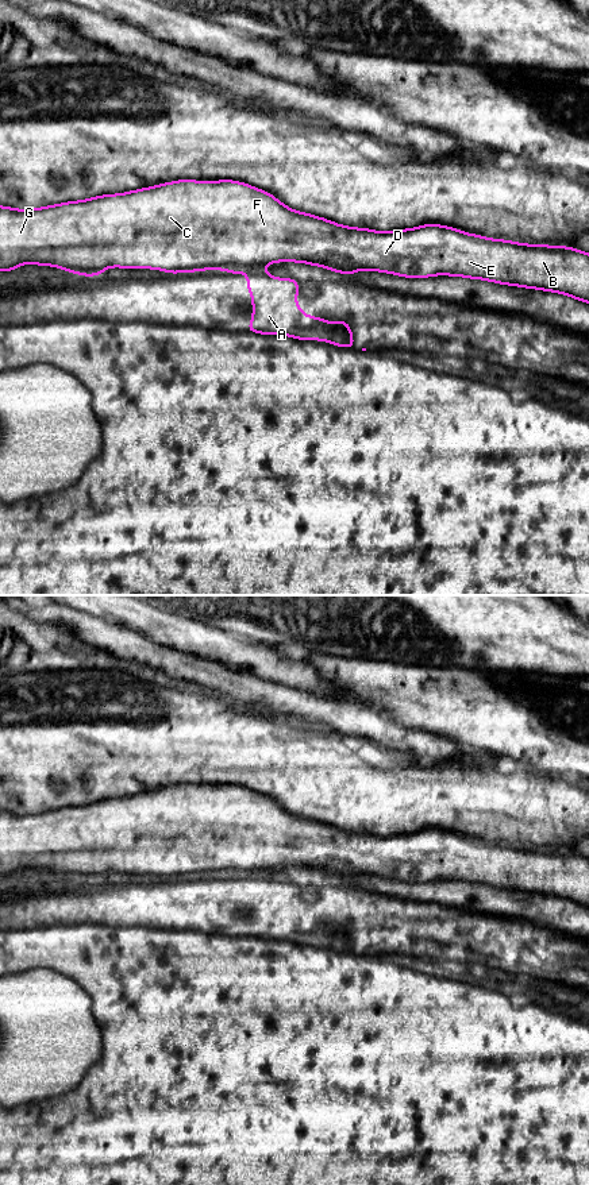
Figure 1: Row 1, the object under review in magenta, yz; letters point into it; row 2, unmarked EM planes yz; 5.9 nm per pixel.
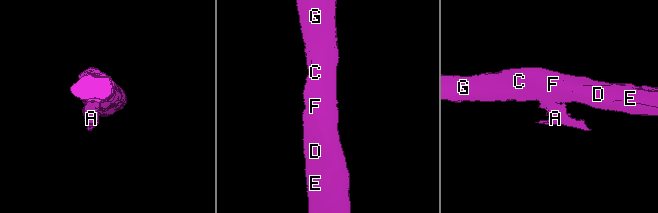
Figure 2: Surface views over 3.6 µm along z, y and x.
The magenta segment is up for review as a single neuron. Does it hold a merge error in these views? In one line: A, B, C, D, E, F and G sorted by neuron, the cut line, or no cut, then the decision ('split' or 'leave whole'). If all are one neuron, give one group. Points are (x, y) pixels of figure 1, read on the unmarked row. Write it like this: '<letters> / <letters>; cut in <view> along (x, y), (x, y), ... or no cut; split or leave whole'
A / B C D E F G; cut in yz along (247, 873), (261, 875); split

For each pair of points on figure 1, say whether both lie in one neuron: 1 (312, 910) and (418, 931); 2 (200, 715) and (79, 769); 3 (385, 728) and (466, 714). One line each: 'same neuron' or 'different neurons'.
1: same neuron
2: same neuron
3: different neurons

